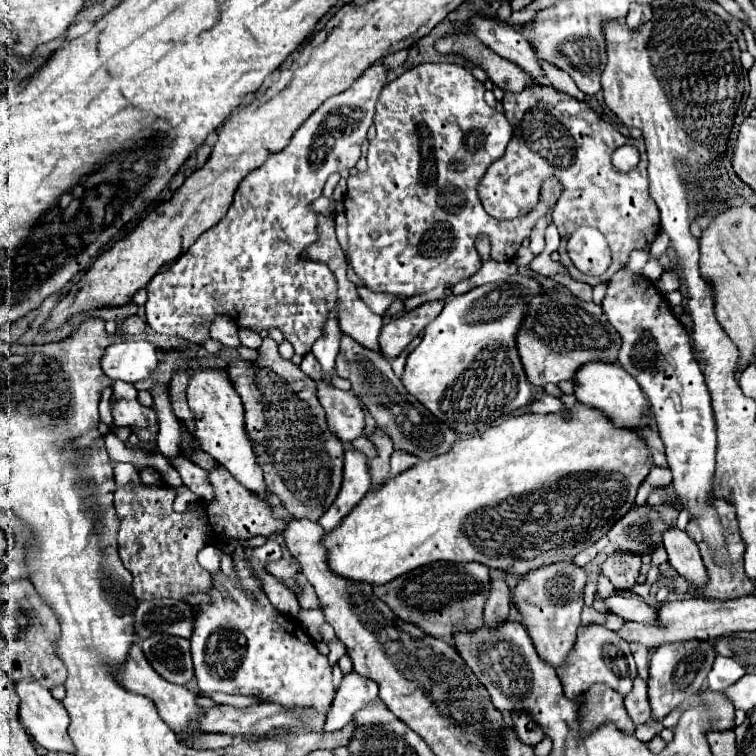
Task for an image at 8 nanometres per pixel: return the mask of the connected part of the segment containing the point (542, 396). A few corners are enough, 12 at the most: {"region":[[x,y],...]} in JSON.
{"region":[[536,393],[532,413],[562,413],[564,403],[548,393]]}

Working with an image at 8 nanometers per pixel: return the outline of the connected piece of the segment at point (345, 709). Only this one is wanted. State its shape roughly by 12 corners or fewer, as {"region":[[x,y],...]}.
{"region":[[354,671],[344,675],[324,729],[338,731],[376,701],[378,685]]}

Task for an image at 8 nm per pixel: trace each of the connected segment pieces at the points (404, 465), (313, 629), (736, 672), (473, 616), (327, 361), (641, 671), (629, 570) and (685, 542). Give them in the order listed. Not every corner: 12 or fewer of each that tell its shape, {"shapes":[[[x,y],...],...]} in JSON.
{"shapes":[[[404,451],[392,453],[392,477],[414,467],[420,459]],[[300,609],[302,627],[310,637],[326,619],[320,609]],[[716,657],[708,687],[724,691],[744,675],[730,657]],[[438,561],[374,587],[402,621],[452,645],[482,623],[482,563]],[[330,311],[322,337],[312,347],[330,383],[338,355],[340,325],[336,311]],[[634,649],[638,675],[648,679],[648,649]],[[616,551],[602,573],[614,587],[632,587],[640,555]],[[668,527],[664,547],[670,565],[696,587],[708,575],[698,545]]]}

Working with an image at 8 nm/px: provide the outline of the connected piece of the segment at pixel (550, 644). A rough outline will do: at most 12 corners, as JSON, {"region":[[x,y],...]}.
{"region":[[572,561],[514,587],[538,655],[554,667],[576,643],[586,571]]}

